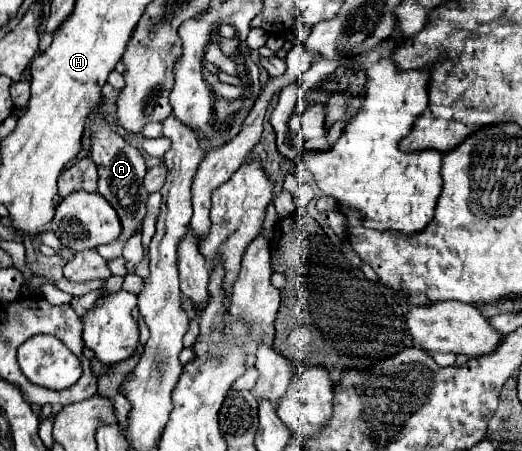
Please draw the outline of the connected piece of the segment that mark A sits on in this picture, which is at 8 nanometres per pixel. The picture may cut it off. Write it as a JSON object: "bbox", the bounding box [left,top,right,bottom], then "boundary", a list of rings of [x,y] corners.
{"bbox":[92,114,148,260],"boundary":[[[94,114],[92,116],[94,122],[94,132],[92,132],[92,160],[98,166],[98,192],[112,204],[112,208],[116,210],[120,224],[122,224],[122,232],[120,236],[110,242],[110,244],[102,244],[98,250],[98,254],[104,260],[114,260],[122,256],[122,248],[126,244],[126,240],[138,232],[142,232],[142,222],[146,218],[146,200],[148,200],[148,192],[144,188],[144,174],[146,174],[146,164],[144,164],[144,156],[138,148],[130,146],[124,138],[120,138],[116,132],[112,132],[112,128],[106,124],[104,114]]]}

